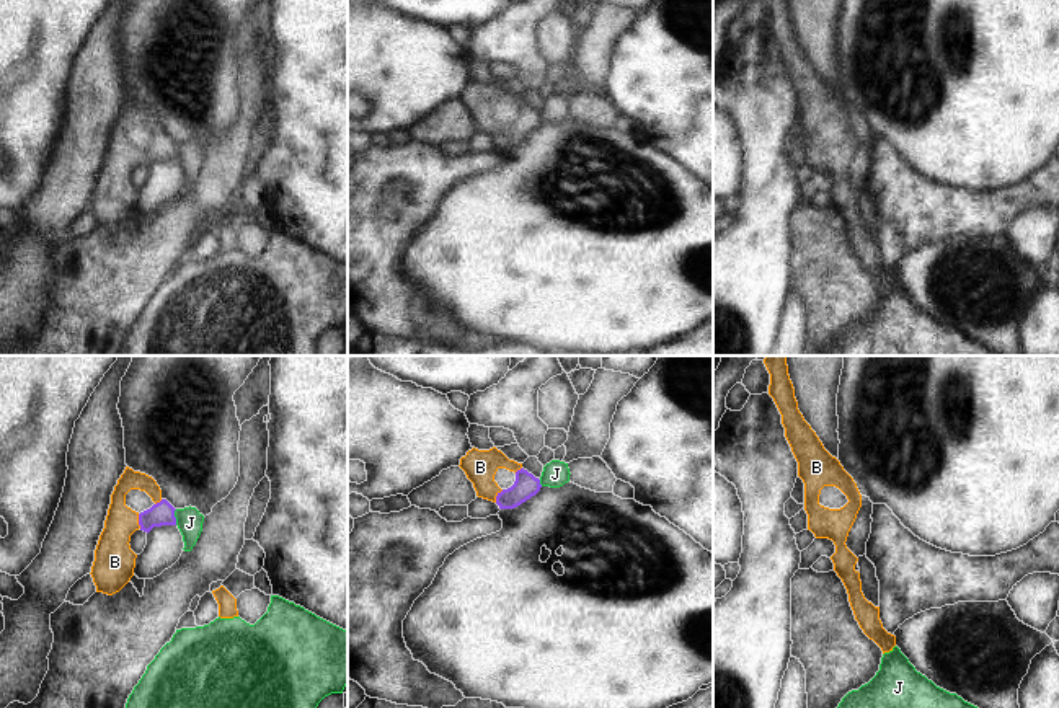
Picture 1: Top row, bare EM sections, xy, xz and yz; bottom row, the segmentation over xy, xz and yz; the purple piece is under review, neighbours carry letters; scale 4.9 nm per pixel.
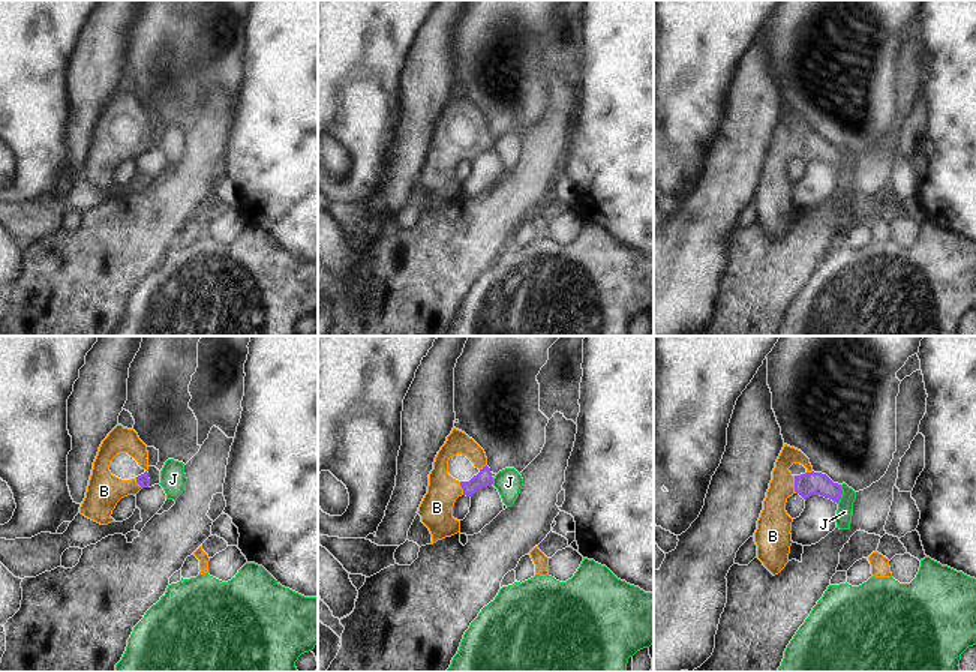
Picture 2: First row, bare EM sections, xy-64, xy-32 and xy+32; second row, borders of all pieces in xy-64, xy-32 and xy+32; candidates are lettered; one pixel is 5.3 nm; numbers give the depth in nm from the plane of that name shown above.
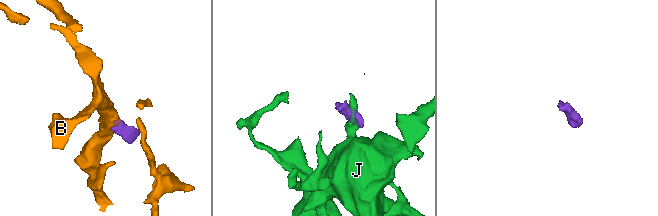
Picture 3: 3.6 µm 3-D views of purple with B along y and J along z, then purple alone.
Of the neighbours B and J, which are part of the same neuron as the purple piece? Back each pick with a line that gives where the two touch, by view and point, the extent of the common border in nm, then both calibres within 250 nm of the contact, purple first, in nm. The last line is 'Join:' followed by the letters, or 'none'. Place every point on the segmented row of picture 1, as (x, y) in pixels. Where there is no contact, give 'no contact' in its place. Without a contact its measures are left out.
B: xy (139, 521) | 70 nm | 120/200 nm
Join: B

